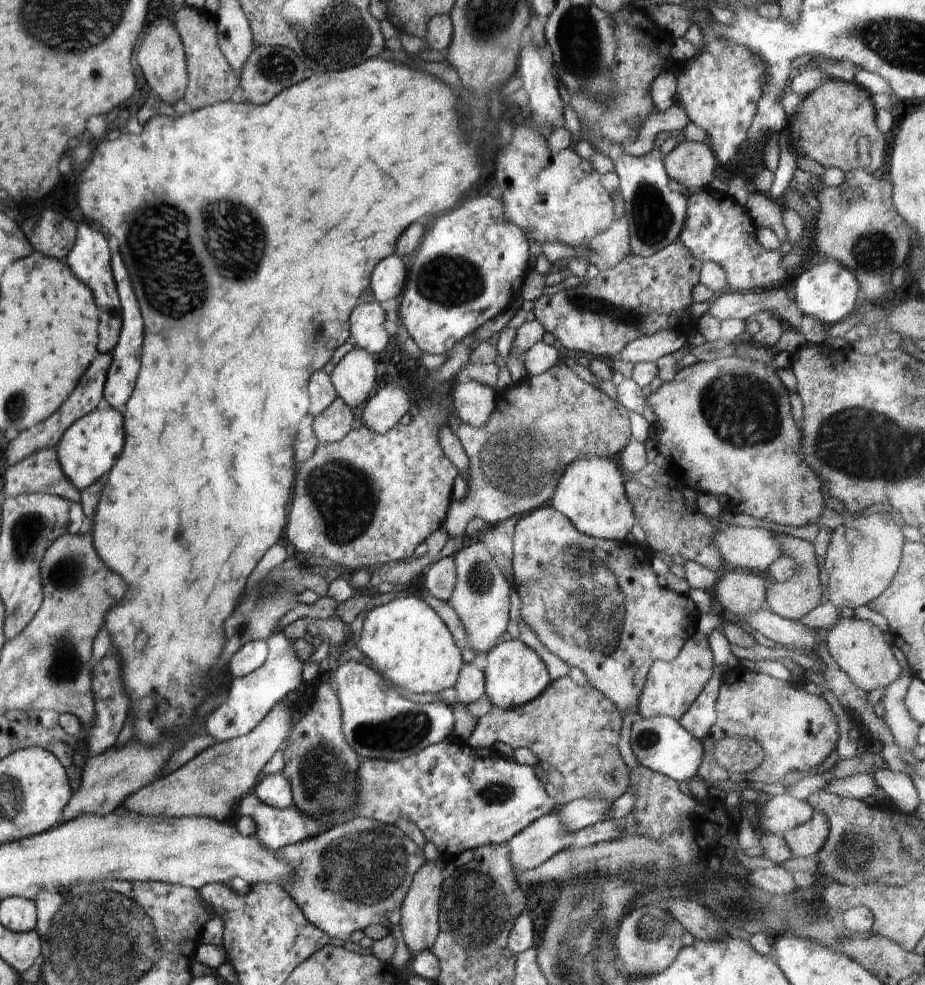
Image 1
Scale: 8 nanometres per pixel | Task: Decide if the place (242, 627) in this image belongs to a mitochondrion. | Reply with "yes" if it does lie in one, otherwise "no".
yes

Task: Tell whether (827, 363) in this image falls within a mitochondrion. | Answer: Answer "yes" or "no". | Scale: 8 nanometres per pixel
no

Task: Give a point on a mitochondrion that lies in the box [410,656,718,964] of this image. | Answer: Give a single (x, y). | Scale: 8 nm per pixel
(477, 907)

